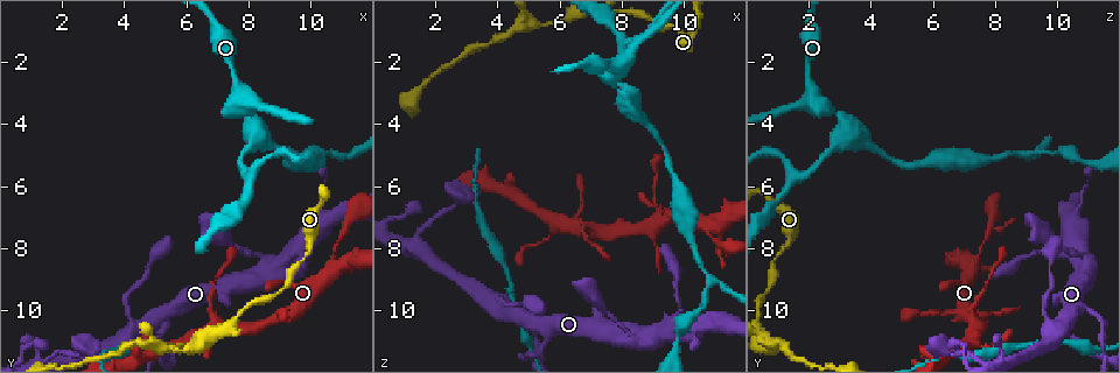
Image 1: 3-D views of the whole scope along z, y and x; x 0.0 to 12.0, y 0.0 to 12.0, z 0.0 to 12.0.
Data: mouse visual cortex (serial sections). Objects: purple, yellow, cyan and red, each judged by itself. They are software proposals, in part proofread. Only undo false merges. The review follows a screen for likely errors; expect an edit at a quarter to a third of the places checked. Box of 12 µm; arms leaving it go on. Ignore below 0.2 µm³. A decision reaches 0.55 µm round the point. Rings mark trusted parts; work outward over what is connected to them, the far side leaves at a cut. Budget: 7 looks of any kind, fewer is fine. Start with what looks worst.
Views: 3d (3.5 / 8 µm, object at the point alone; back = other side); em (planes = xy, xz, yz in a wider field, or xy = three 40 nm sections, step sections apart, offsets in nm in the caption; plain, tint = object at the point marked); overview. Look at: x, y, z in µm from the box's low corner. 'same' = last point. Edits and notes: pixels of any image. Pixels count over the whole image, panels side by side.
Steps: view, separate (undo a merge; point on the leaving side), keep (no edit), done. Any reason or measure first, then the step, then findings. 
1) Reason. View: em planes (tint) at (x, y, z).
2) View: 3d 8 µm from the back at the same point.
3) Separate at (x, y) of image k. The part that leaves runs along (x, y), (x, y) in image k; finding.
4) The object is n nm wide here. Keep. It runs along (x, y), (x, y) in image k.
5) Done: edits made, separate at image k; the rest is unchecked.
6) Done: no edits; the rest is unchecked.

Three arms meet. View: em xy step 1 (tint) at (8.3, 4.4, 3.1).

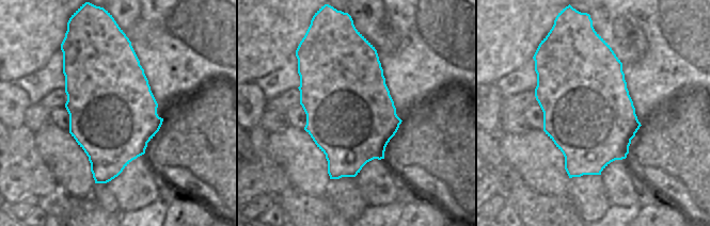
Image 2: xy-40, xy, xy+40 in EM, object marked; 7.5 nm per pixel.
See where the arms go. View: 3d 3.5 µm at the same point.

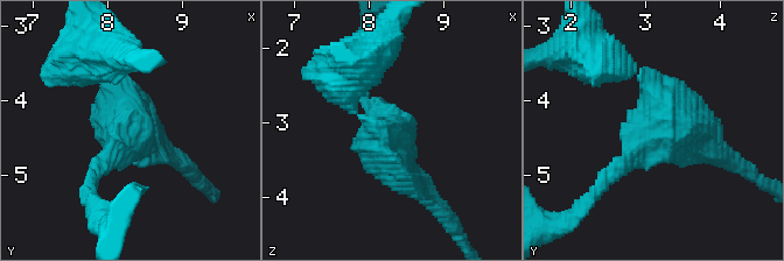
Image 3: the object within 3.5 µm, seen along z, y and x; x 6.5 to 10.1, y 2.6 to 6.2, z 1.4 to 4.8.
The object is 650 nm wide here. Keep. It runs along (617, 65), (719, 147) in image 3; one cell here.

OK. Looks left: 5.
Arms part here. View: 3d 8 µm at (10.8, 5.0, 9.1).

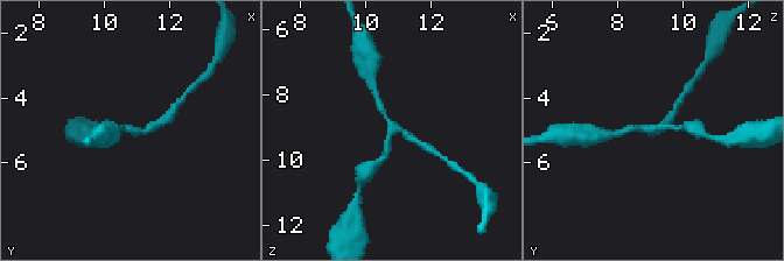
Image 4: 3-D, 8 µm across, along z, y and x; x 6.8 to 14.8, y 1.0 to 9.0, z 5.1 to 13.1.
Zoom in. View: 3d 3.5 µm at (10.8, 5.0, 9.0).

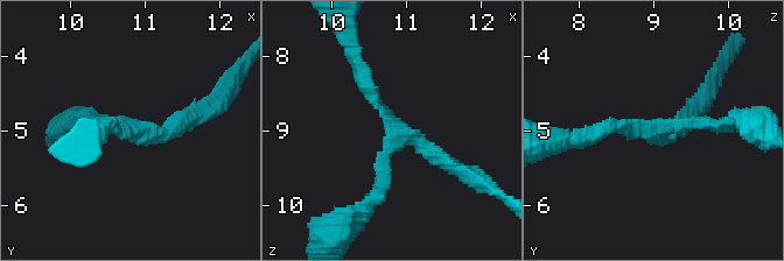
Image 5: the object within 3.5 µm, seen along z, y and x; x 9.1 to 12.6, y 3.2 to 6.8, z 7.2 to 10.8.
3 arms meet here; the arms are 200, 200, 200 nm wide. Keep. It runs along (357, 65), (393, 126), (376, 200) in image 5; all the same cell.

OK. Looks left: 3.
Two arms in line, one across. View: 3d 3.5 µm at (4.3, 10.5, 9.8).

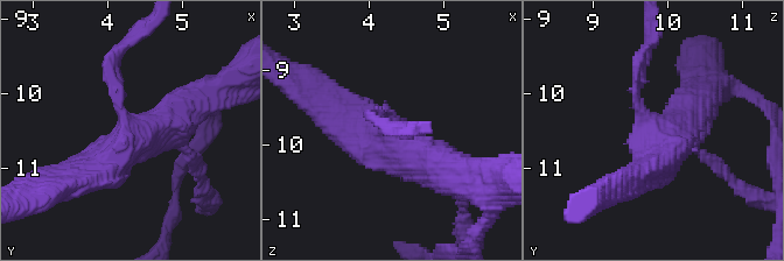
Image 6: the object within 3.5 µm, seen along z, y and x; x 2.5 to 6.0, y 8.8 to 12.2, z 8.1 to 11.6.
3 arms meet here; the arms are 150, 450, 600 nm wide. View: em xy step 5 (tint) at (4.30, 10.45, 9.75).

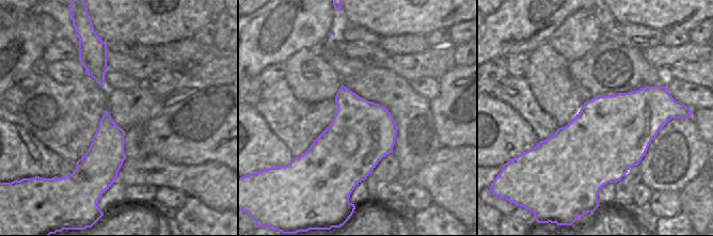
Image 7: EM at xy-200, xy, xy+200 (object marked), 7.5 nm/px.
Keep. It runs along (190, 104), (72, 180) in image 6; all the same cell.

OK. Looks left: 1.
Done: no edits; the rest is unchecked.

